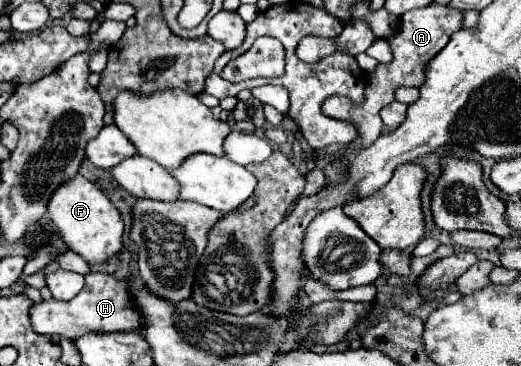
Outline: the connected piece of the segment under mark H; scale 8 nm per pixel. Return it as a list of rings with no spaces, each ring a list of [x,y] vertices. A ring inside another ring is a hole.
[[[103,272],[87,274],[81,294],[77,294],[73,300],[37,302],[31,306],[29,316],[35,332],[45,336],[59,334],[69,340],[85,332],[131,332],[131,330],[137,330],[137,326],[141,324],[141,318],[137,318],[137,310],[129,306],[129,294],[125,294],[125,282]]]

